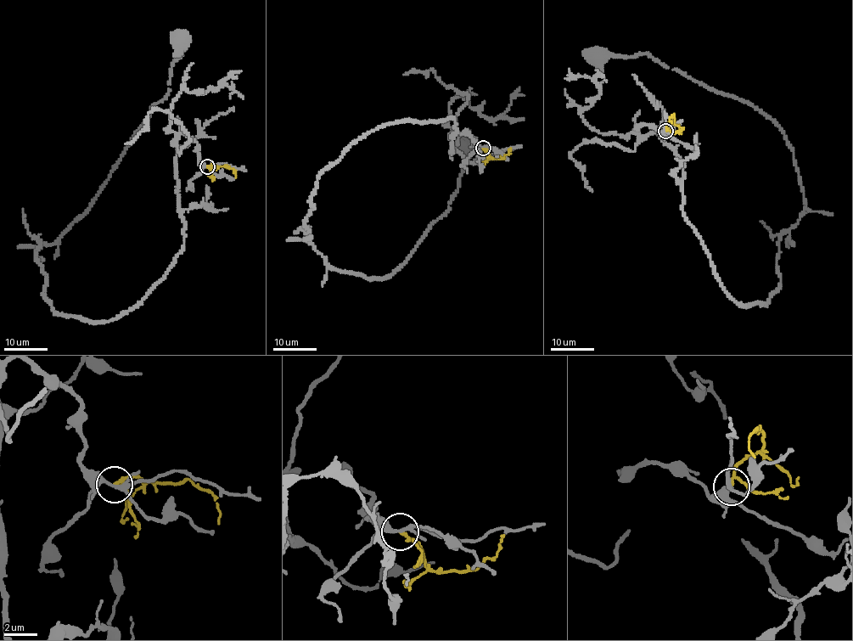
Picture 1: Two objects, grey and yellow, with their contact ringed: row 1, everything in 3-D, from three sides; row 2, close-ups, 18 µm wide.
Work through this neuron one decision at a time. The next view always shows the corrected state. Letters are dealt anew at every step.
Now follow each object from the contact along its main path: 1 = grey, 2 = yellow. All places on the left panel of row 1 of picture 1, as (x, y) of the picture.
1: (206, 166), (179, 135), (183, 245), (142, 300), (103, 322), (55, 312), (37, 247), (86, 211), (182, 41)
2: (207, 166), (227, 166), (233, 170), (235, 177)

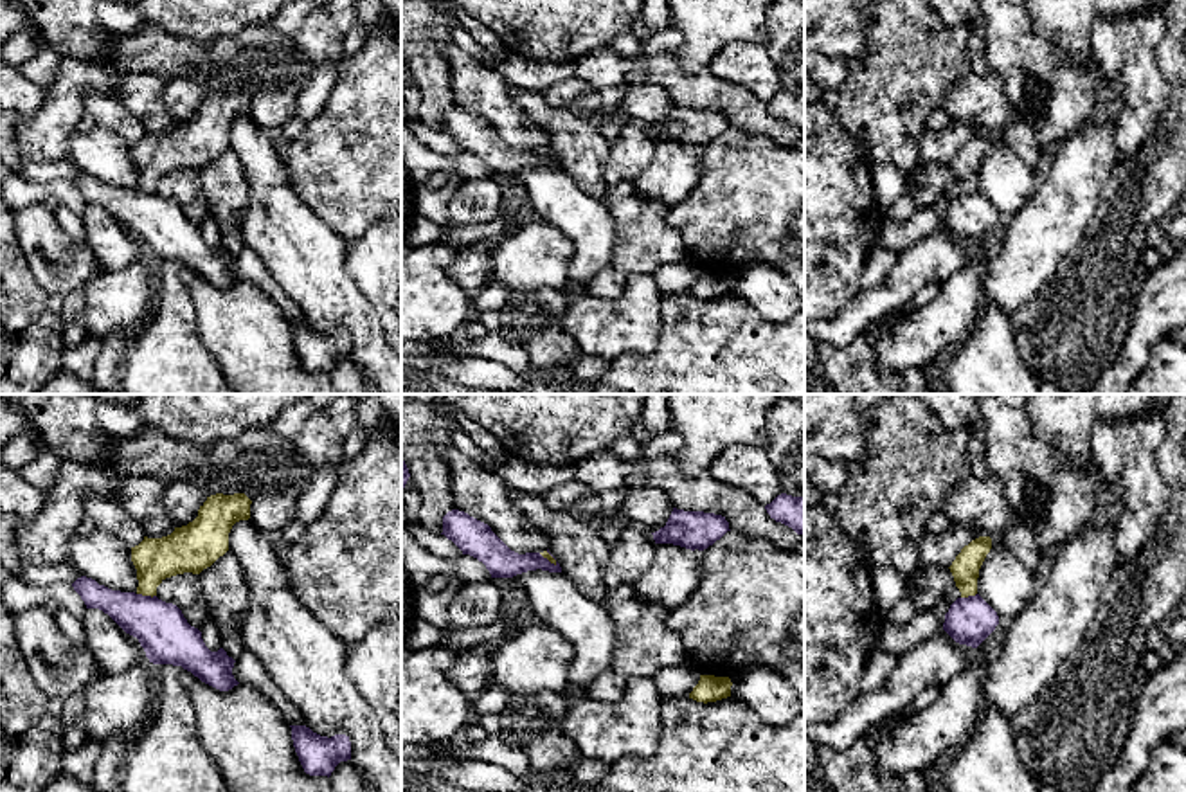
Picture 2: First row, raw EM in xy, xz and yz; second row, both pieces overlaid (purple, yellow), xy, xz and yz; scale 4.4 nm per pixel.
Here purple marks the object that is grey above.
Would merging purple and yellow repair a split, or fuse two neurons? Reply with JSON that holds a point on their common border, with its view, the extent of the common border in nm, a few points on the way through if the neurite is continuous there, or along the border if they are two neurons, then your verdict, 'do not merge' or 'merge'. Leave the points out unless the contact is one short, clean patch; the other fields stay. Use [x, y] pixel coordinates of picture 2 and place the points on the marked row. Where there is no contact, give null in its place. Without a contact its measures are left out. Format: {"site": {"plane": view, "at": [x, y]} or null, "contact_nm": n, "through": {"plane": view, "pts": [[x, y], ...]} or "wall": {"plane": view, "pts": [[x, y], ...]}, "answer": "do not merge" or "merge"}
{"site": {"plane": "xy", "at": [146, 596]}, "contact_nm": 90, "wall": {"plane": "xy", "pts": [[137, 593], [155, 596]]}, "answer": "do not merge"}

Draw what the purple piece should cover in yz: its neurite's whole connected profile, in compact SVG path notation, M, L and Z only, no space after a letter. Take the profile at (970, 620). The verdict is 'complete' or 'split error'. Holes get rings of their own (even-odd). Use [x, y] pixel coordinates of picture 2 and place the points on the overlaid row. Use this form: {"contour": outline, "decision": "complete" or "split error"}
{"contour": "M979 596L957 598L945 614L943 630L959 644L977 648L999 625L997 612Z", "decision": "complete"}

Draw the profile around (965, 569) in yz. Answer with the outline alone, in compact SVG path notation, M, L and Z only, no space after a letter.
M979 536L961 549L948 567L956 587L930 610L918 610L907 623L884 623L878 648L896 659L918 643L943 630L945 614L957 598L977 594L979 569L992 549L990 536Z

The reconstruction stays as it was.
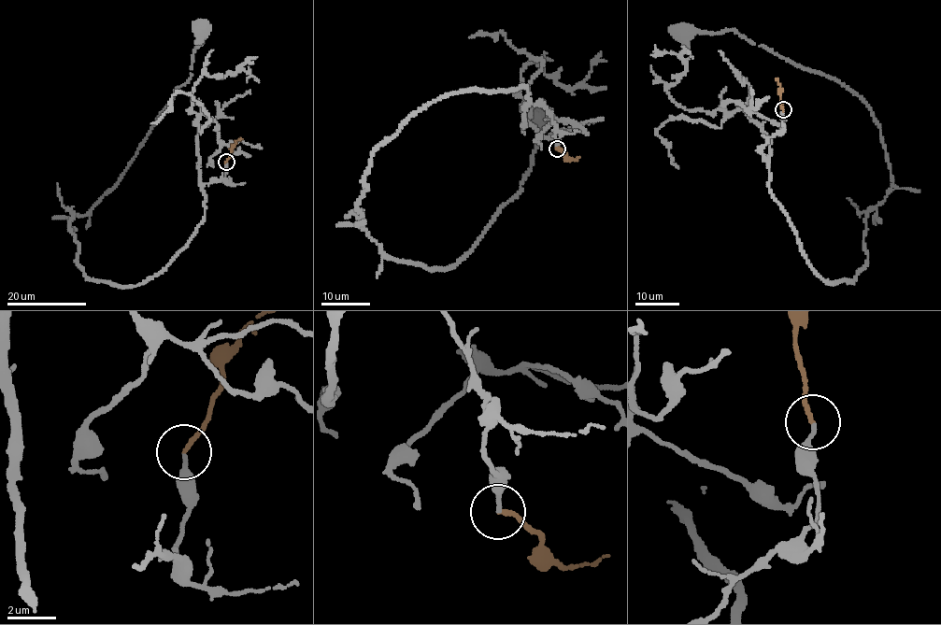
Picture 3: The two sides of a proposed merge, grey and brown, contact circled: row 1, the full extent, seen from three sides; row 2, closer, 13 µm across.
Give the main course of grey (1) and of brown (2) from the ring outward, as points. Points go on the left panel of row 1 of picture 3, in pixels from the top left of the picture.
1: (225, 162), (156, 275), (87, 277), (70, 218), (115, 185), (188, 80), (203, 29)
2: (225, 162), (233, 146), (242, 139)

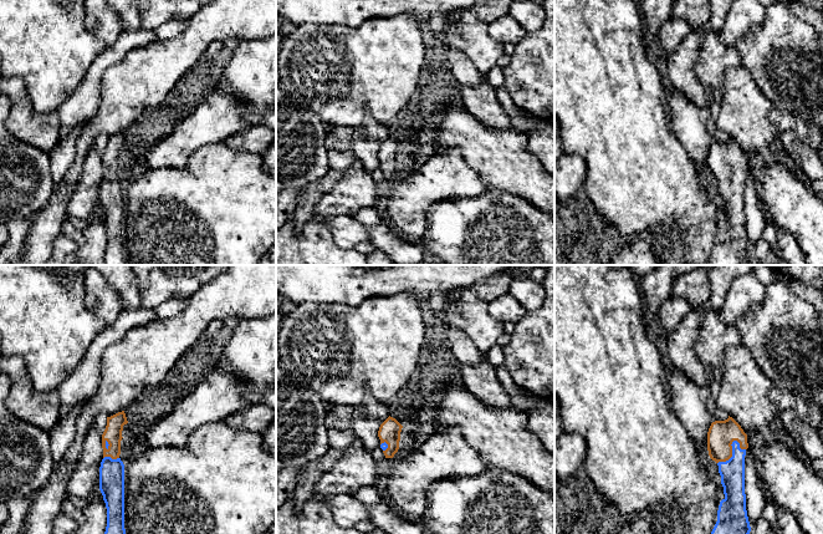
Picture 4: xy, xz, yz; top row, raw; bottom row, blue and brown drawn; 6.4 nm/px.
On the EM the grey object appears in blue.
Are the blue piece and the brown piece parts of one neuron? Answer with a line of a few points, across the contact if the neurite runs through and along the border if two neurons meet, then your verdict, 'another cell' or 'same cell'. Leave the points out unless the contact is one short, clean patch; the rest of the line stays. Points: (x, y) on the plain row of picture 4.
yz (732, 193), (732, 169), (721, 154) | same cell

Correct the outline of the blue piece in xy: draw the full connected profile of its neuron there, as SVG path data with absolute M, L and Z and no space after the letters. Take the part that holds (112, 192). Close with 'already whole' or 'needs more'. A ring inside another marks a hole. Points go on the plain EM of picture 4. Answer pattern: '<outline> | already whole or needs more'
M124 132L107 138L107 147L102 156L103 180L99 188L99 212L107 229L107 248L104 265L128 265L124 250L124 185L119 179L123 147L127 146Z | needs more

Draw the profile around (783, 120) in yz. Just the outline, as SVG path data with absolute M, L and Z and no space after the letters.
M772 107L770 117L779 132L794 131L802 142L808 142L808 126L799 115L791 113L789 111L777 111Z

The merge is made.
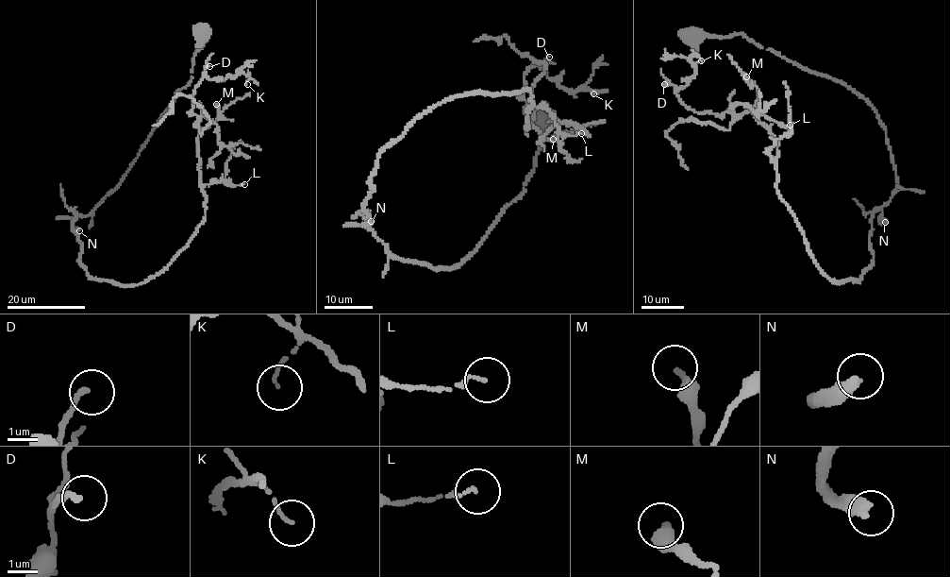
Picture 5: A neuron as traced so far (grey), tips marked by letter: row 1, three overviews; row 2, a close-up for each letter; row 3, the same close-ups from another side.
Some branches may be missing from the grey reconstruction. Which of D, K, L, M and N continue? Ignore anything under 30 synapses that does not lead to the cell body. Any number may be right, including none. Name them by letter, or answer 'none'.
N

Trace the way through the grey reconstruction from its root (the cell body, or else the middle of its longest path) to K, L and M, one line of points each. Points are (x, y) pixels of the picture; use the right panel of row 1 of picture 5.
K: (692, 35), (743, 33), (873, 108), (898, 187), (861, 280), (816, 263), (769, 128), (679, 99), (701, 60)
L: (692, 35), (743, 33), (873, 108), (898, 187), (861, 280), (825, 275), (776, 190), (769, 151), (790, 125)
M: (692, 35), (743, 33), (873, 108), (898, 187), (861, 280), (815, 261), (746, 76)

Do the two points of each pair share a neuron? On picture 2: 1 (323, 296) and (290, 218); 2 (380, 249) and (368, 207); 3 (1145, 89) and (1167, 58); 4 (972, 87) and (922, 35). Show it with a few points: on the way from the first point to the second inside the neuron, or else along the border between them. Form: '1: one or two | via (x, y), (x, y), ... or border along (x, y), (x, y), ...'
1: one | via (314, 276), (308, 260), (290, 238)
2: two | border along (382, 218), (360, 236), (346, 240)
3: two | border along (1165, 27), (1158, 47), (1158, 69), (1167, 85)
4: two | border along (969, 71), (947, 90), (940, 107)

